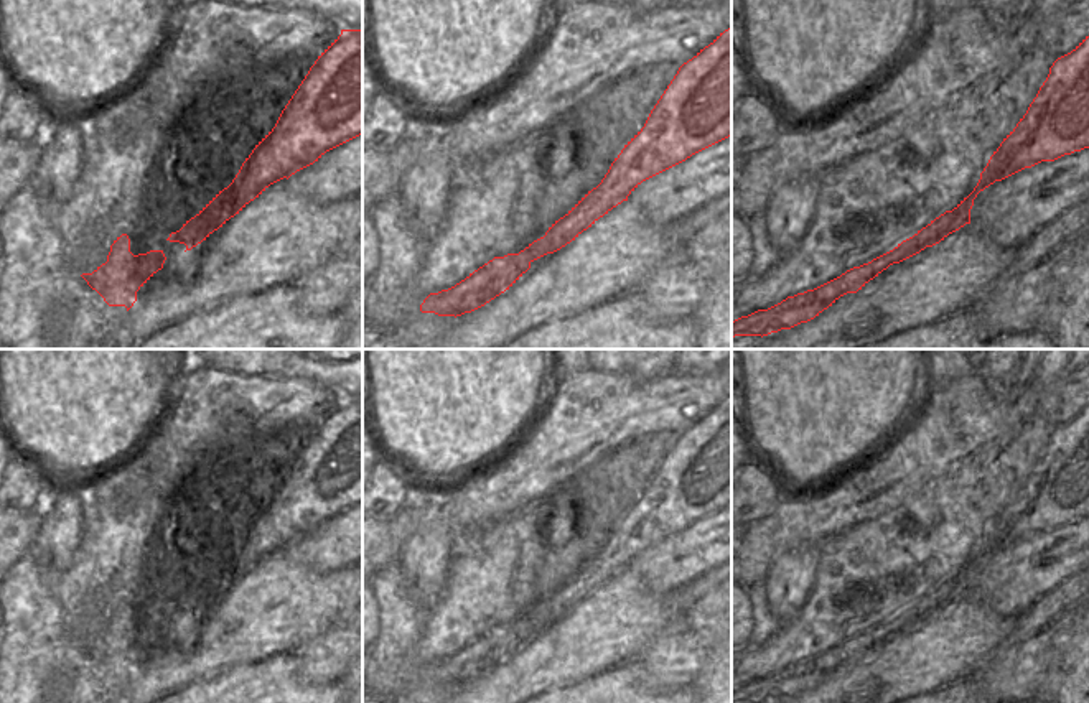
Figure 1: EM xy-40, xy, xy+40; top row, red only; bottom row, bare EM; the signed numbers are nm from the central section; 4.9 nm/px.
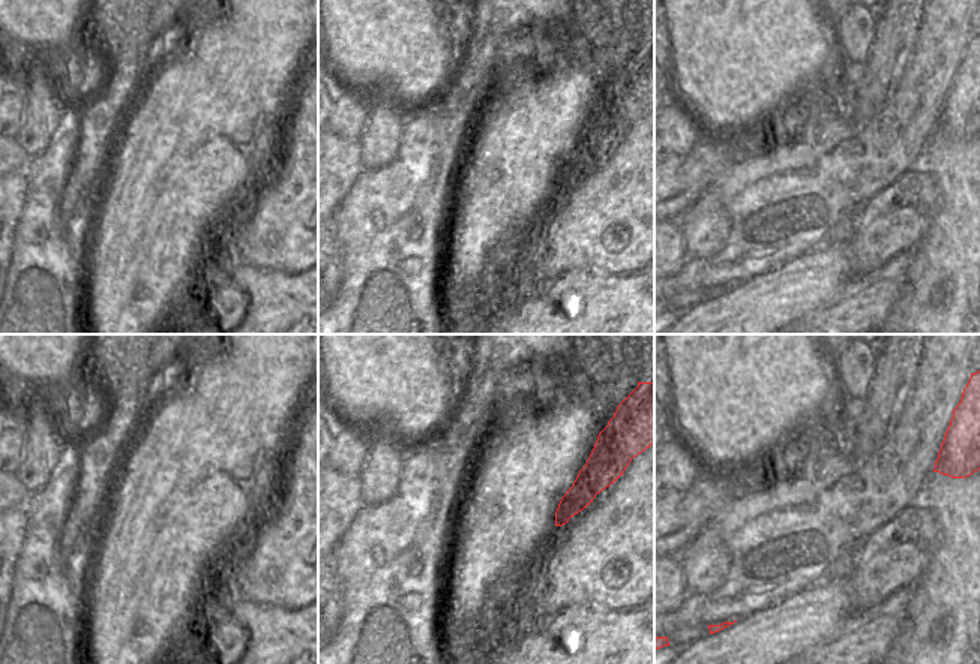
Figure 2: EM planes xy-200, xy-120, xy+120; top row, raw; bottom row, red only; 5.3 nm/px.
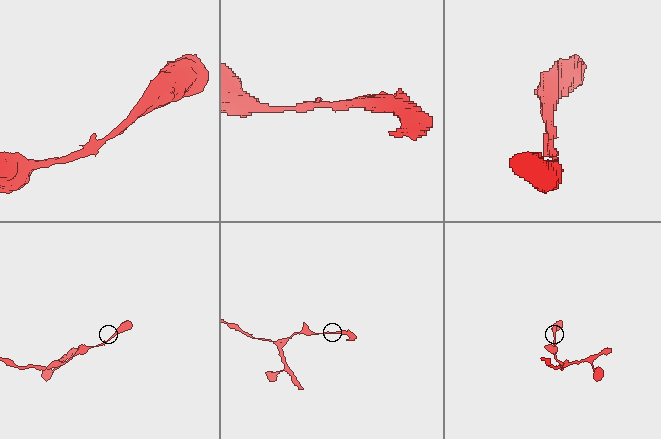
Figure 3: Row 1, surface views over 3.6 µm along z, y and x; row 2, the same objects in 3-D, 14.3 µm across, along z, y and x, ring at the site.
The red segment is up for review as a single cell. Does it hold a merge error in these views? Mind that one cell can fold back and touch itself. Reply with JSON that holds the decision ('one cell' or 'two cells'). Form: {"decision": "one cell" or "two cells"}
{"decision": "one cell"}

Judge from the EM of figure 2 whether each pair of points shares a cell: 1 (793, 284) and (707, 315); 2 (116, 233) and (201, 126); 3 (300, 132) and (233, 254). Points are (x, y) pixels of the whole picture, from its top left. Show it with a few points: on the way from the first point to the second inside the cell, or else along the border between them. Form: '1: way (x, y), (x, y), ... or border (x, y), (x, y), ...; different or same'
1: way (772, 302), (748, 315), (728, 315); same
2: way (143, 206), (174, 174), (186, 153); same
3: way (300, 162), (300, 186), (263, 224); same

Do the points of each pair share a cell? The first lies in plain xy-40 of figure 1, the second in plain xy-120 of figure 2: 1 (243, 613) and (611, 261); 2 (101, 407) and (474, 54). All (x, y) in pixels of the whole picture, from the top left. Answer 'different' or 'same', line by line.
1: same
2: different

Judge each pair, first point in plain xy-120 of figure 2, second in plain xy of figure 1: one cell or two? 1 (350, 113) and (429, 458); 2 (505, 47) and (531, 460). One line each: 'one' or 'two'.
1: two
2: one

